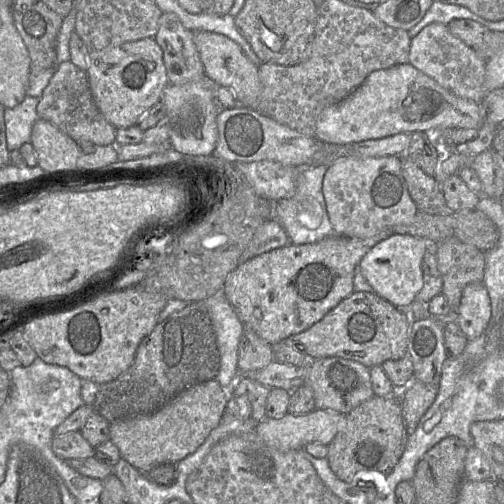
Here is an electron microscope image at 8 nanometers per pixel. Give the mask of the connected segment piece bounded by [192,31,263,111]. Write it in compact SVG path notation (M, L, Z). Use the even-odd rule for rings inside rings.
M192 31L193 40L204 67L205 75L217 86L230 88L237 104L258 111L263 94L258 68L243 52L242 48L228 37L208 31Z

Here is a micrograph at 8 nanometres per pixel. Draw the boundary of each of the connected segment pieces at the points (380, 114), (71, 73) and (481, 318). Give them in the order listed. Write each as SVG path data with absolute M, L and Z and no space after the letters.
M408 62L371 72L349 96L324 108L316 120L315 137L324 145L346 145L399 133L456 128L476 129L483 124L484 119L482 104L455 95Z
M71 61L56 63L54 73L39 98L37 114L76 143L91 142L100 146L115 144L116 128L105 119L95 105L88 85L87 72L79 69Z
M483 282L468 284L456 312L456 322L468 340L478 338L491 318L491 301Z

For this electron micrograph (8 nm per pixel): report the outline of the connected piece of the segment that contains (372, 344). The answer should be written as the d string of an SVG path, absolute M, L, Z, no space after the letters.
M353 291L310 328L291 337L303 346L308 359L335 356L371 368L407 355L411 322L408 310L399 309L374 292Z

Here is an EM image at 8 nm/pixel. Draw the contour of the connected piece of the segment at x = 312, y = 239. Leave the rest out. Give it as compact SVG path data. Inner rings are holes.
M313 164L298 169L295 193L274 203L273 219L286 231L289 243L296 245L319 242L330 236L338 236L328 217L322 185L328 165Z

